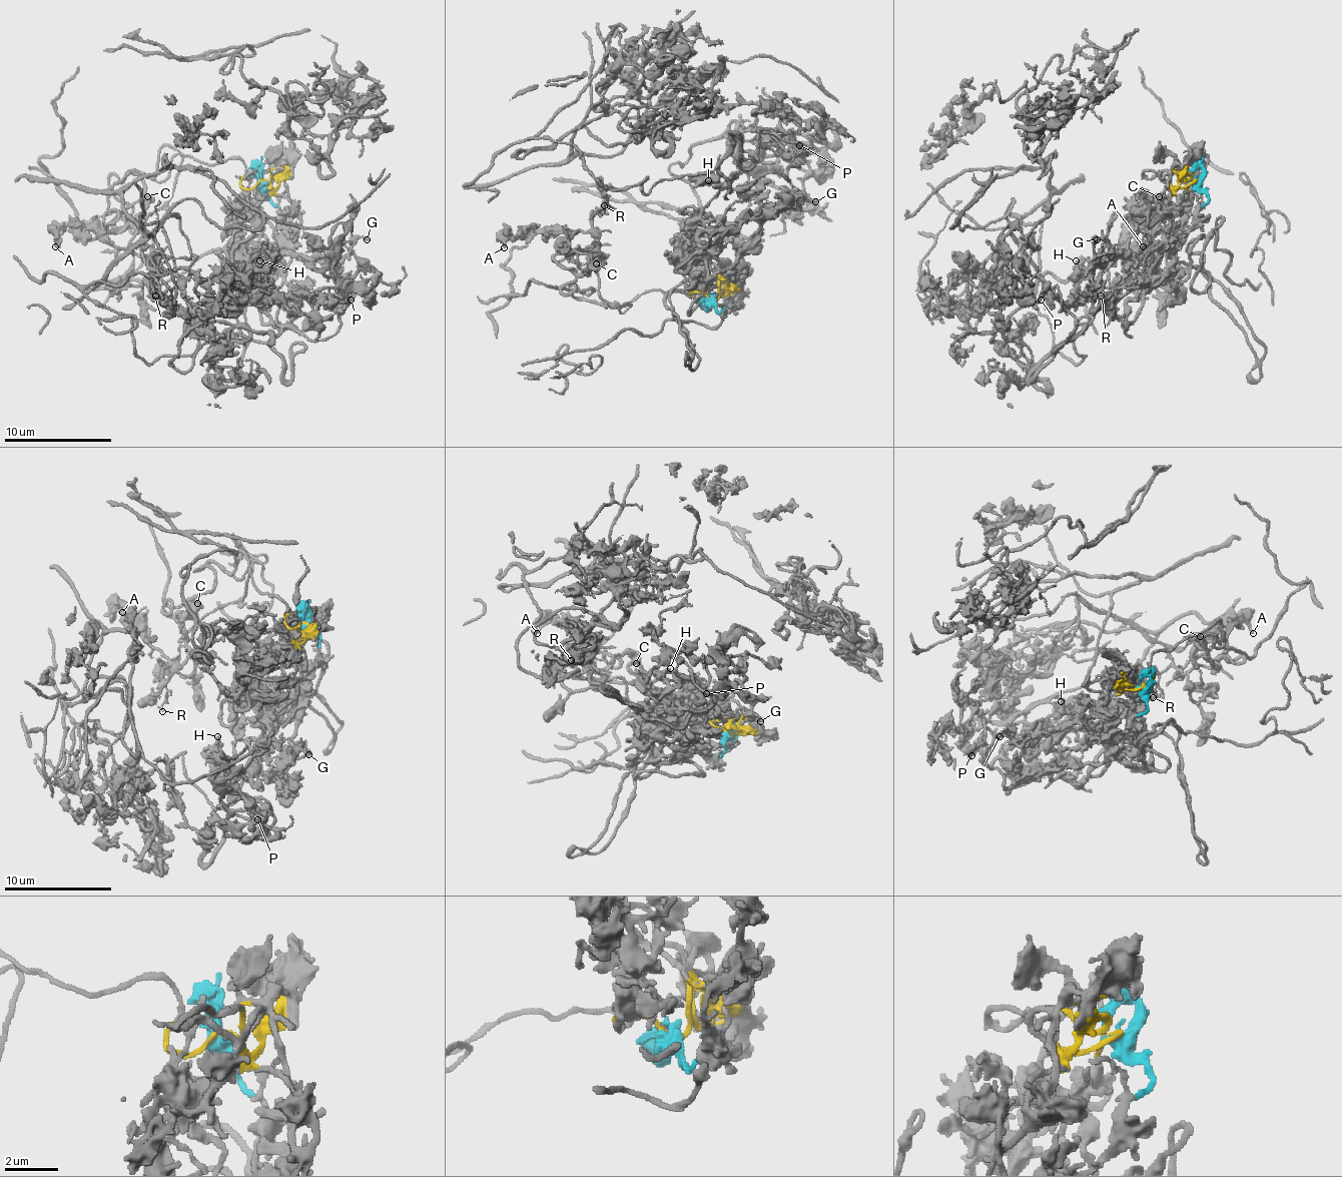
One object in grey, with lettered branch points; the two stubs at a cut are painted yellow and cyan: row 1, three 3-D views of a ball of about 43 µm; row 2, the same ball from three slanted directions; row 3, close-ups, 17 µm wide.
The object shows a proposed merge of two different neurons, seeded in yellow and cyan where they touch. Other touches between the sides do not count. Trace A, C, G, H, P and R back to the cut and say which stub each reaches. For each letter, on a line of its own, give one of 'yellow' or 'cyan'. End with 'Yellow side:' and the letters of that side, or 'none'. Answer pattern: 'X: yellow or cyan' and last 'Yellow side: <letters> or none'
A: yellow
C: yellow
G: cyan
H: cyan
P: cyan
R: yellow
Yellow side: A, C, R

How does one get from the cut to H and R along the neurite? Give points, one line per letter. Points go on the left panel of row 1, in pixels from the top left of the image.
H: (263, 182), (279, 220), (276, 249), (249, 273), (252, 287), (260, 281), (268, 289), (257, 301), (260, 260)
R: (260, 182), (244, 187), (238, 158), (182, 158), (174, 190), (128, 241), (150, 252), (145, 254), (155, 296)

